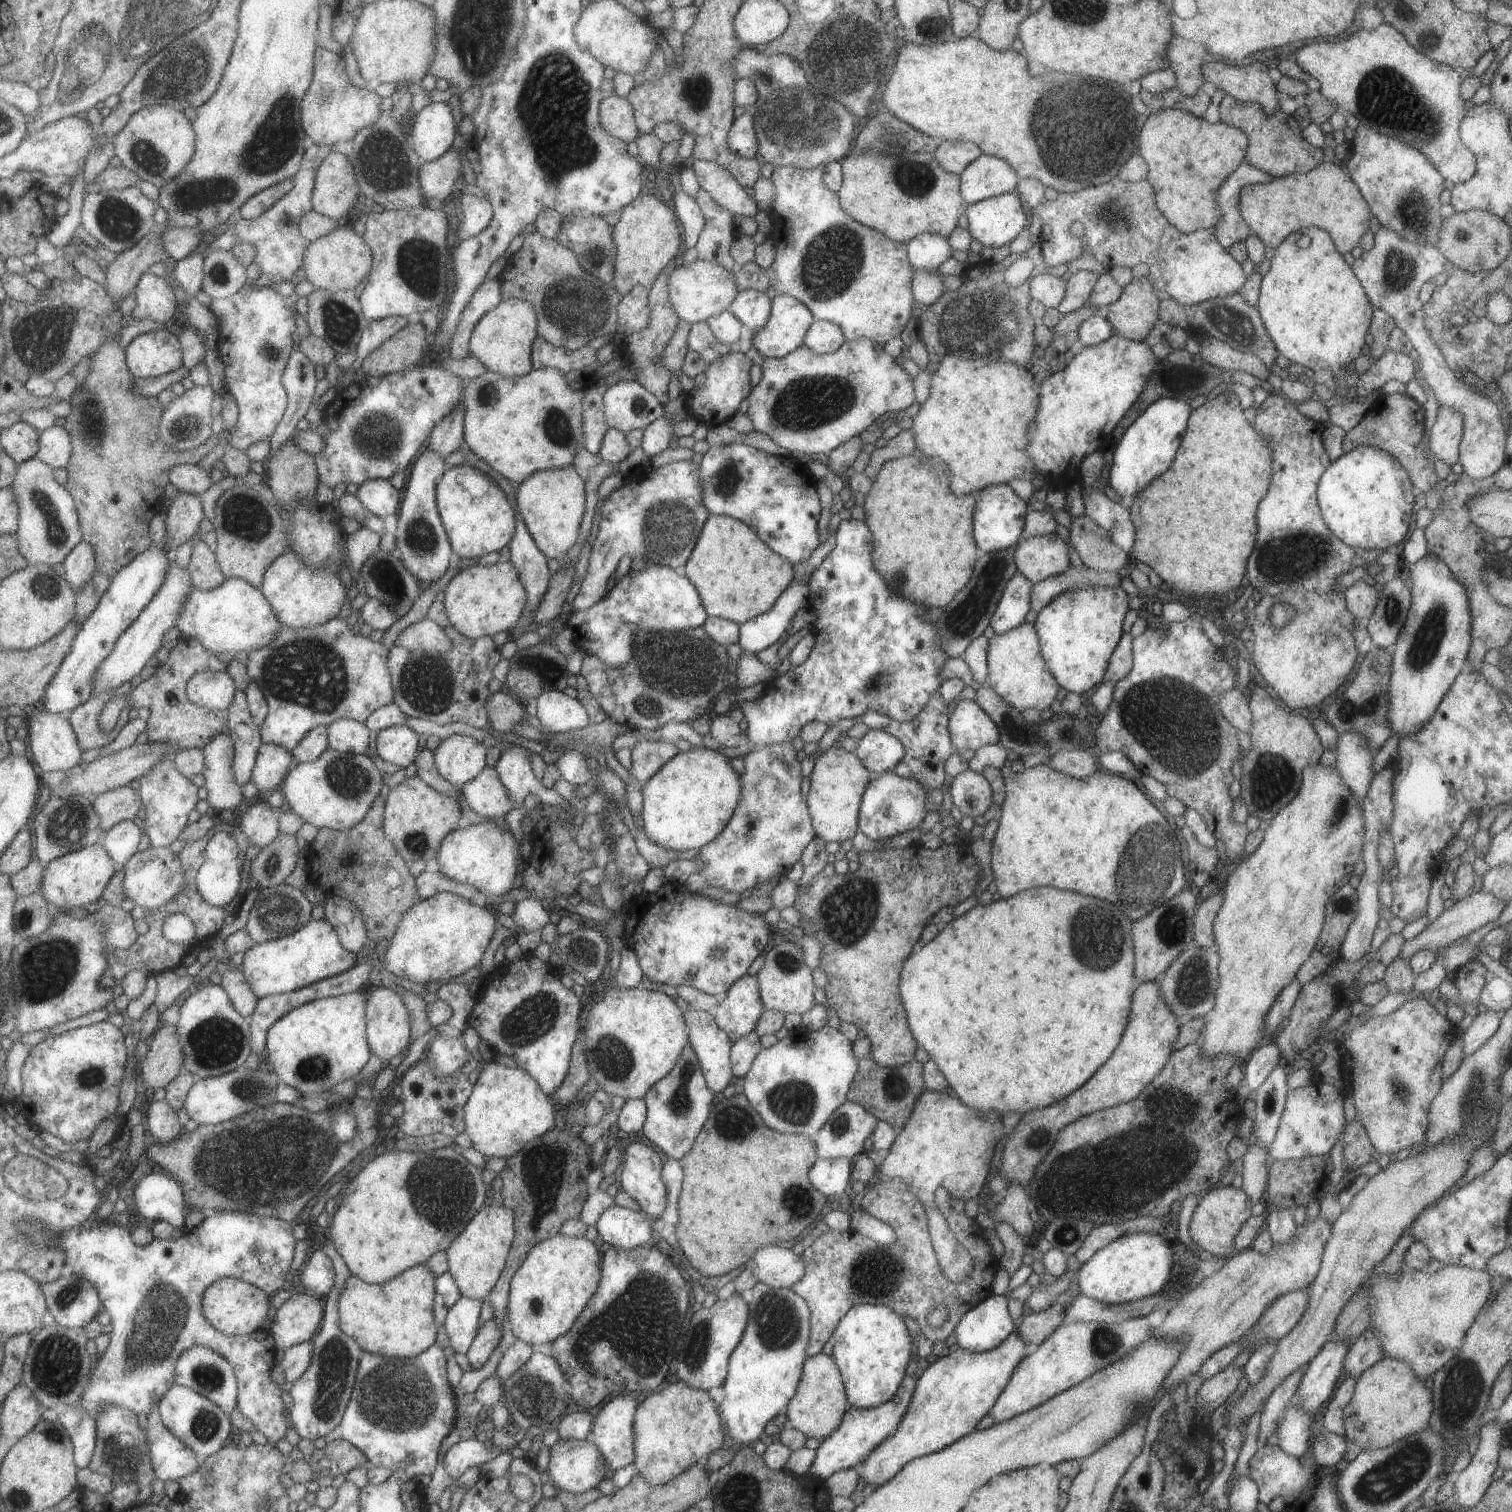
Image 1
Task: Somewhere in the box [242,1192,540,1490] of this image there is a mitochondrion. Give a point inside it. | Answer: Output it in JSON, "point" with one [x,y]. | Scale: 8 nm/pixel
{"point":[398,1398]}

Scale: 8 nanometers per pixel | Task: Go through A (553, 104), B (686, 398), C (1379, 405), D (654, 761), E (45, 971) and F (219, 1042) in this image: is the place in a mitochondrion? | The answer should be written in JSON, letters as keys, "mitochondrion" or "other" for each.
{"A":"mitochondrion","B":"other","C":"other","D":"other","E":"mitochondrion","F":"mitochondrion"}

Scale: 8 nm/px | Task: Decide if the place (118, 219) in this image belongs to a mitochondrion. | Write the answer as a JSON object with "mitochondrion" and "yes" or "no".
{"mitochondrion":"yes"}

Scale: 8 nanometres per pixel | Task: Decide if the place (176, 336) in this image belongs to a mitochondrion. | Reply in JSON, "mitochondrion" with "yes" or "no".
{"mitochondrion":"no"}

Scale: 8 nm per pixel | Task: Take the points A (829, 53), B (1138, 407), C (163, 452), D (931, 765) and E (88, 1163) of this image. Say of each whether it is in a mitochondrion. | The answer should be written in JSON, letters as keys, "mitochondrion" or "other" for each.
{"A":"mitochondrion","B":"other","C":"other","D":"other","E":"other"}

